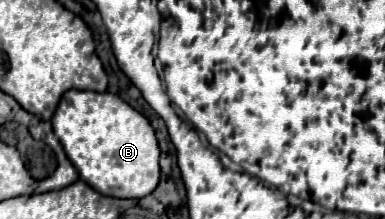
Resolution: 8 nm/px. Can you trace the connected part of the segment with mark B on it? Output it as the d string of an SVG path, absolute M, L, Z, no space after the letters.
M68 90L52 116L56 138L80 178L96 192L114 198L144 198L158 186L161 150L150 122L110 92Z

